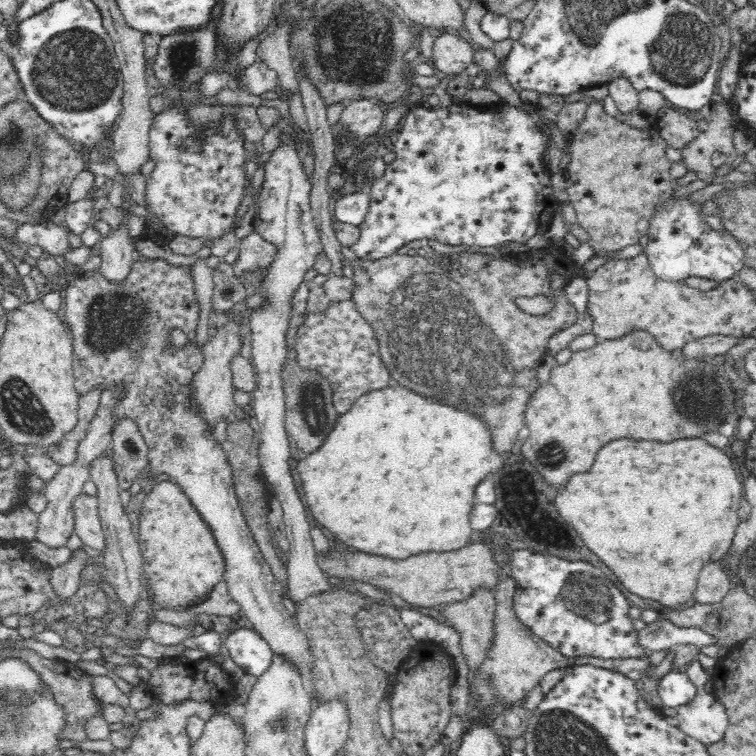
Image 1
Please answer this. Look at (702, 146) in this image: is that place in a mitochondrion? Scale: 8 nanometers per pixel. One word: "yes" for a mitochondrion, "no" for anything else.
no

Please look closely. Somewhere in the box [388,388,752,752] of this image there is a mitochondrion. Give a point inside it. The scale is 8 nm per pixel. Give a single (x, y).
(588, 595)

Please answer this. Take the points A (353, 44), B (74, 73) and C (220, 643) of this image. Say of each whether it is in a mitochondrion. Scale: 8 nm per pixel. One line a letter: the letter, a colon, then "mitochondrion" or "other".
A: mitochondrion
B: mitochondrion
C: other

